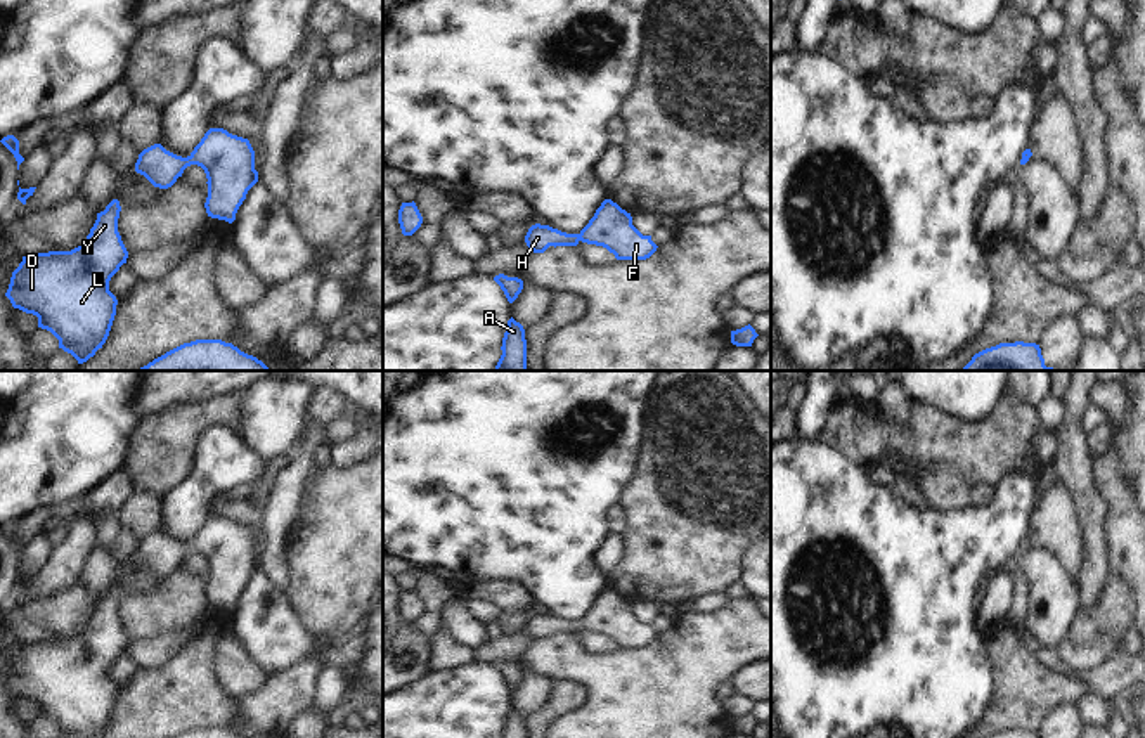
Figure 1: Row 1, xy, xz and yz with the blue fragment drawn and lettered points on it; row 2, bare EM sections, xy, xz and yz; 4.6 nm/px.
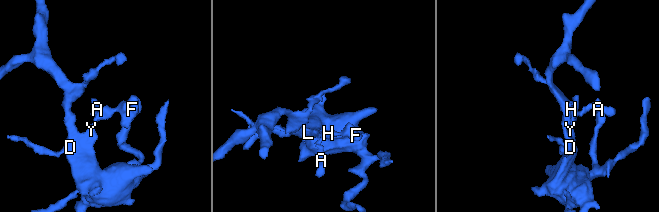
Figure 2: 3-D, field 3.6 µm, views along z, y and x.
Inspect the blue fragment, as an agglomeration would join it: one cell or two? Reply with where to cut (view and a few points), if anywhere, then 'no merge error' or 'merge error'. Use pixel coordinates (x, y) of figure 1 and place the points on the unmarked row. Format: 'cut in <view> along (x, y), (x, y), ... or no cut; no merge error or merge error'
no cut; no merge error

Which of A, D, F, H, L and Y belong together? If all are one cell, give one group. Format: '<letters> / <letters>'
A D F H L Y

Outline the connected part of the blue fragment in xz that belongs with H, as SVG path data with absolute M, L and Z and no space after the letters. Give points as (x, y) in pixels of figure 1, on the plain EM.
M605 587L594 605L579 622L566 622L549 613L535 612L528 617L525 631L534 641L549 634L577 634L579 631L606 636L617 648L646 648L657 639L651 624L643 624L632 605L611 587Z

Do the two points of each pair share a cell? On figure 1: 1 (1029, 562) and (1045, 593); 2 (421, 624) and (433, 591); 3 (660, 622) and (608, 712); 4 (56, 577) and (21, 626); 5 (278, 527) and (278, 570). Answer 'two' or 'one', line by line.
1: one
2: one
3: two
4: two
5: one

